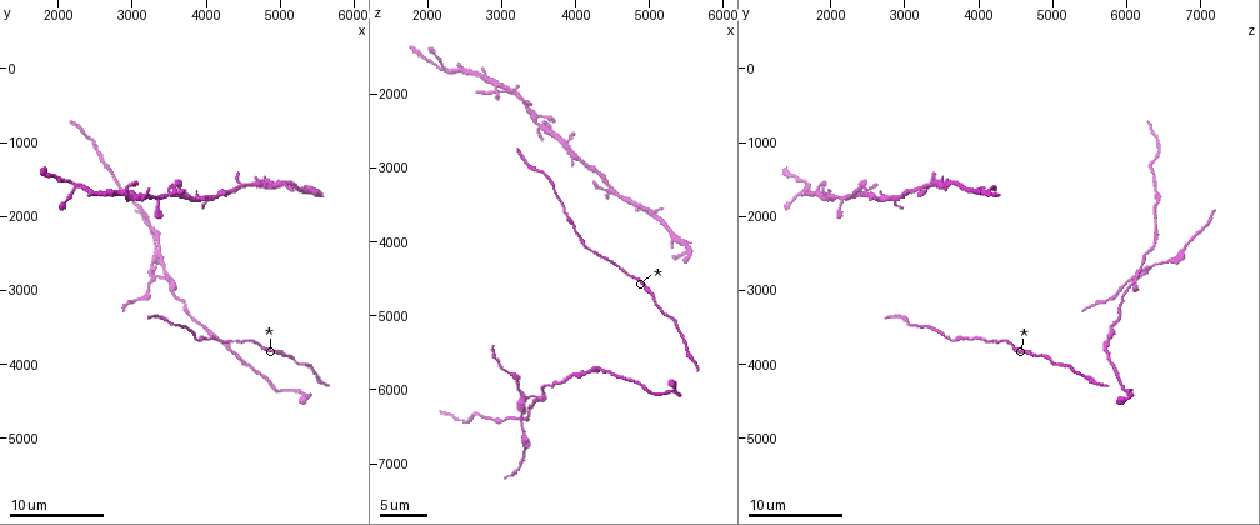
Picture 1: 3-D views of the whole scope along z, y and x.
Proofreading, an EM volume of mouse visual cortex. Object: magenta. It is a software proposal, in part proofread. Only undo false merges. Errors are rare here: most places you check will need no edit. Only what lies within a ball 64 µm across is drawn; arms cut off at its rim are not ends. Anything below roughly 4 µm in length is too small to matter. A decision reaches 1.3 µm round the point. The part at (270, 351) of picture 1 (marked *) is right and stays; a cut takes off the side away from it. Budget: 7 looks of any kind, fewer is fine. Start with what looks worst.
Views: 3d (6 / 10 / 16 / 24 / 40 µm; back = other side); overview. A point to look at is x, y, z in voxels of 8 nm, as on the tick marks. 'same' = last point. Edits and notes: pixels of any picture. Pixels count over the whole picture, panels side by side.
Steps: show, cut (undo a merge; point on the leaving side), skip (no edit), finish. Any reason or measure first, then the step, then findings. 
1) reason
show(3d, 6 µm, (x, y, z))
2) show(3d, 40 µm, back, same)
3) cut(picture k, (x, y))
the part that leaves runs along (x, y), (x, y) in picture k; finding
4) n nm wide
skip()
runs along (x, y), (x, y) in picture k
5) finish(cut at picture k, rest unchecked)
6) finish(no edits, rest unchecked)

four or more arms meet
show(3d, 16 µm, (3400, 2850, 6100))

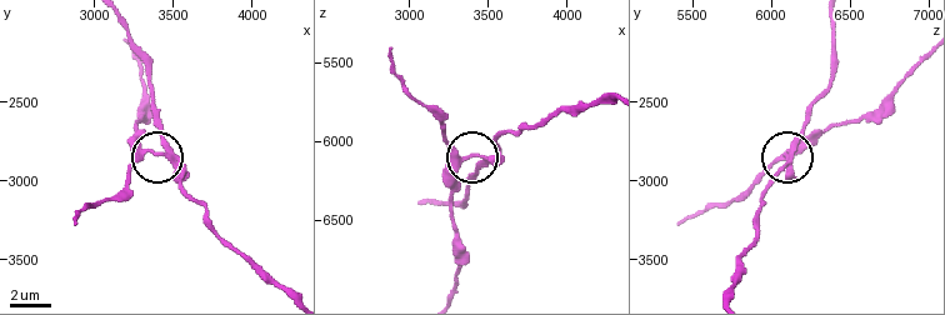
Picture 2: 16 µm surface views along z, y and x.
cut(picture 2, (153, 153))
two neurons meet here

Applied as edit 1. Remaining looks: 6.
two arms in line, one across
show(3d, 10 µm, (3350, 1750, 2150))

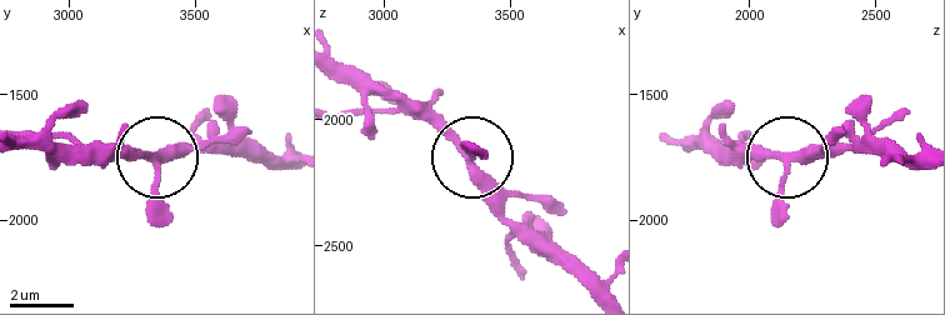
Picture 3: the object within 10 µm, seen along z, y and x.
show(3d, 10 µm, back, (3340, 1740, 2180))

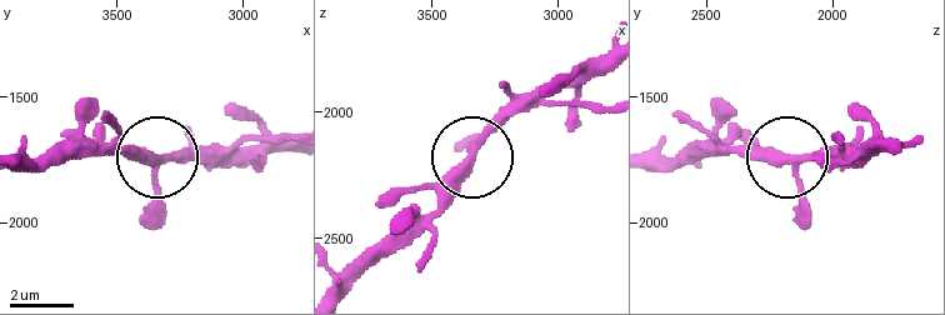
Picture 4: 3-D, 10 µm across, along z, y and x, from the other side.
side arm 16 µm
skip()
one neuron here

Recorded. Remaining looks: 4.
sudden change in width
show(3d, 10 µm, (4350, 3850, 5700))

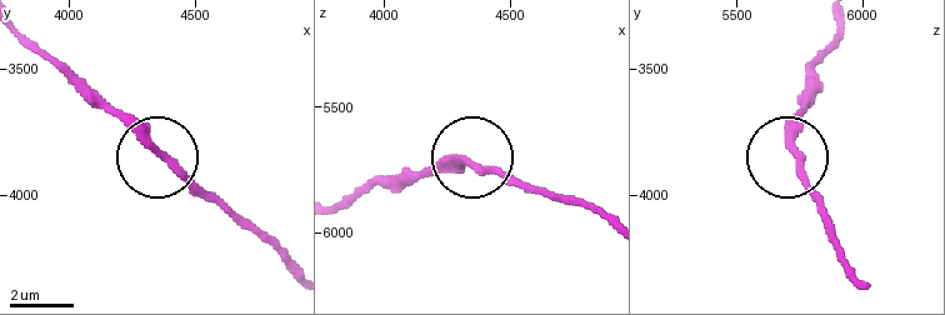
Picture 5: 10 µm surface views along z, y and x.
closer look
show(3d, 6 µm, (4370, 3850, 5750))

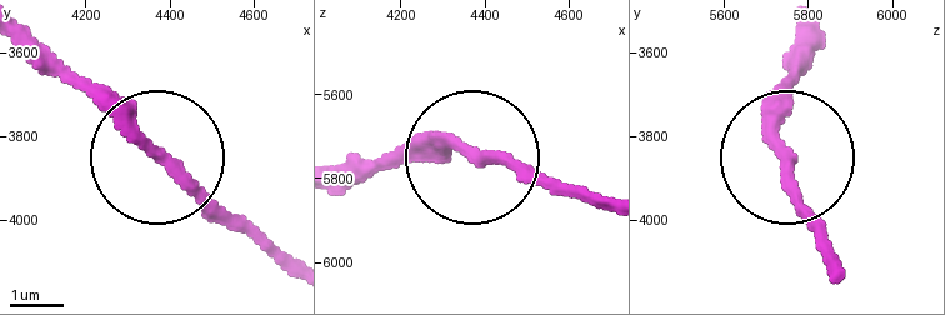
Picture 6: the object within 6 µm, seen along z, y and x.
230 nm wide
skip()
all the same neuron

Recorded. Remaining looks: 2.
show(overview)

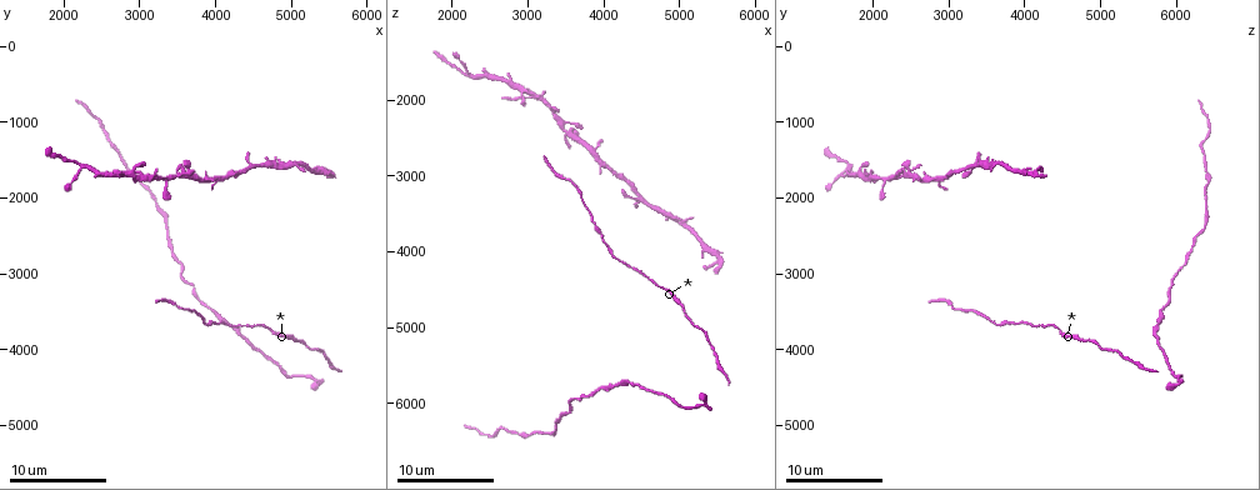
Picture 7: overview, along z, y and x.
calibre changes
show(3d, 10 µm, (4000, 3500, 5800))

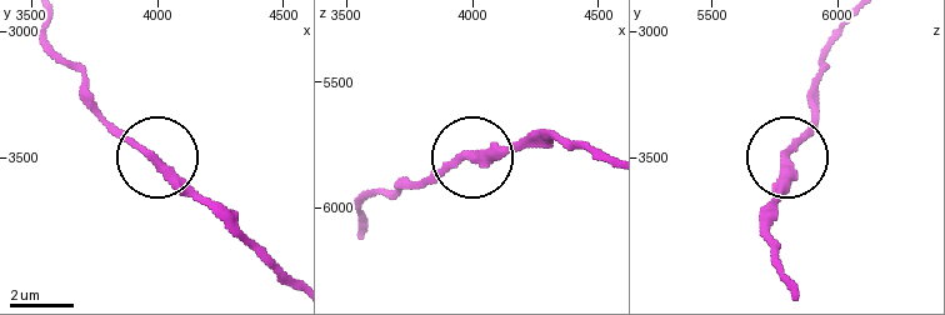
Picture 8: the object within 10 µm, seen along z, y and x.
230 nm wide
skip()
one neuron here

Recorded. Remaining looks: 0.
finish(cut at picture 2, rest unchecked)

